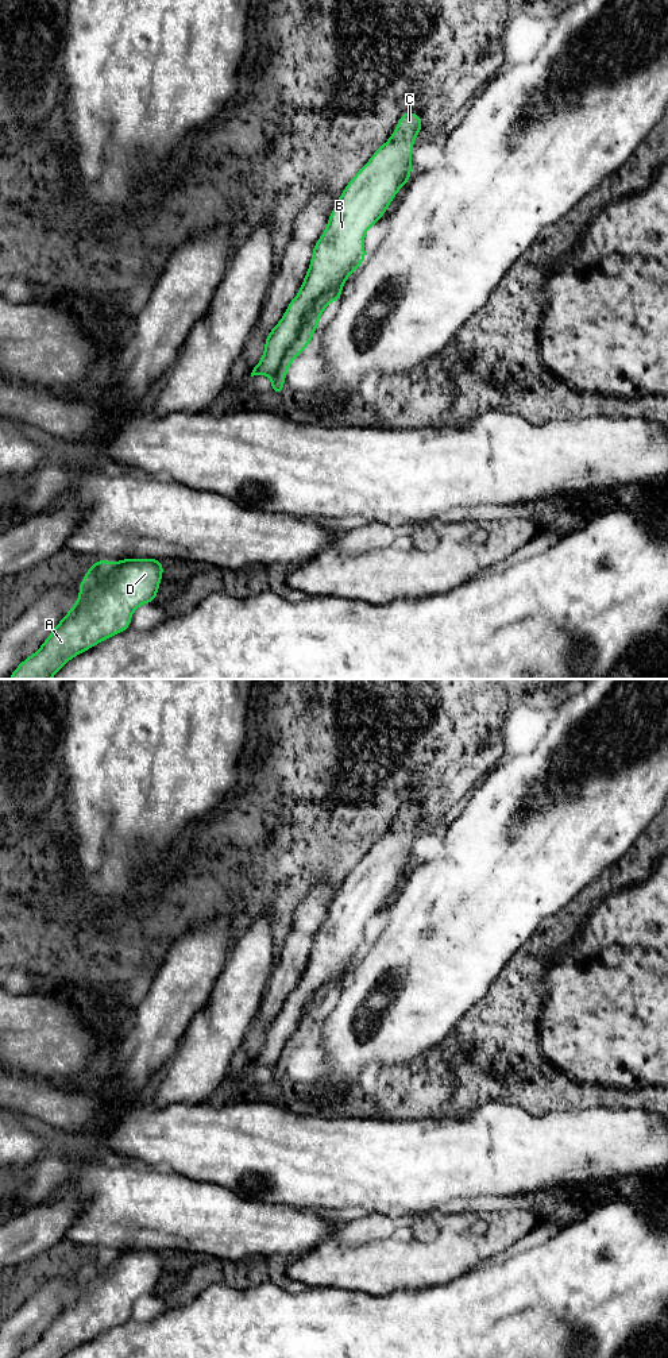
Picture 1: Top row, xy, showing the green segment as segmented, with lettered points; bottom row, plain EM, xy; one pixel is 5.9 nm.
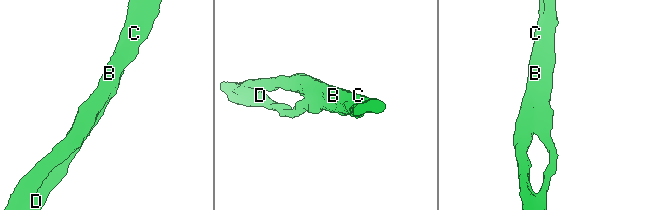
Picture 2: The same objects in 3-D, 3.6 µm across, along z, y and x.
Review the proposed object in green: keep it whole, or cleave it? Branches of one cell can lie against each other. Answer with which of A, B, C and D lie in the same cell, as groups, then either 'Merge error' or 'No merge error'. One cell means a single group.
Groups: A D / B C. Merge error

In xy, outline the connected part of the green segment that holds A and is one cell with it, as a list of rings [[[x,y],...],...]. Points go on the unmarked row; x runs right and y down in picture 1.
[[[152,1249],[127,1250],[123,1254],[116,1254],[109,1259],[103,1274],[85,1280],[40,1339],[18,1358],[63,1358],[80,1345],[127,1322],[131,1319],[134,1303],[142,1296],[157,1292],[163,1262],[161,1251]]]

